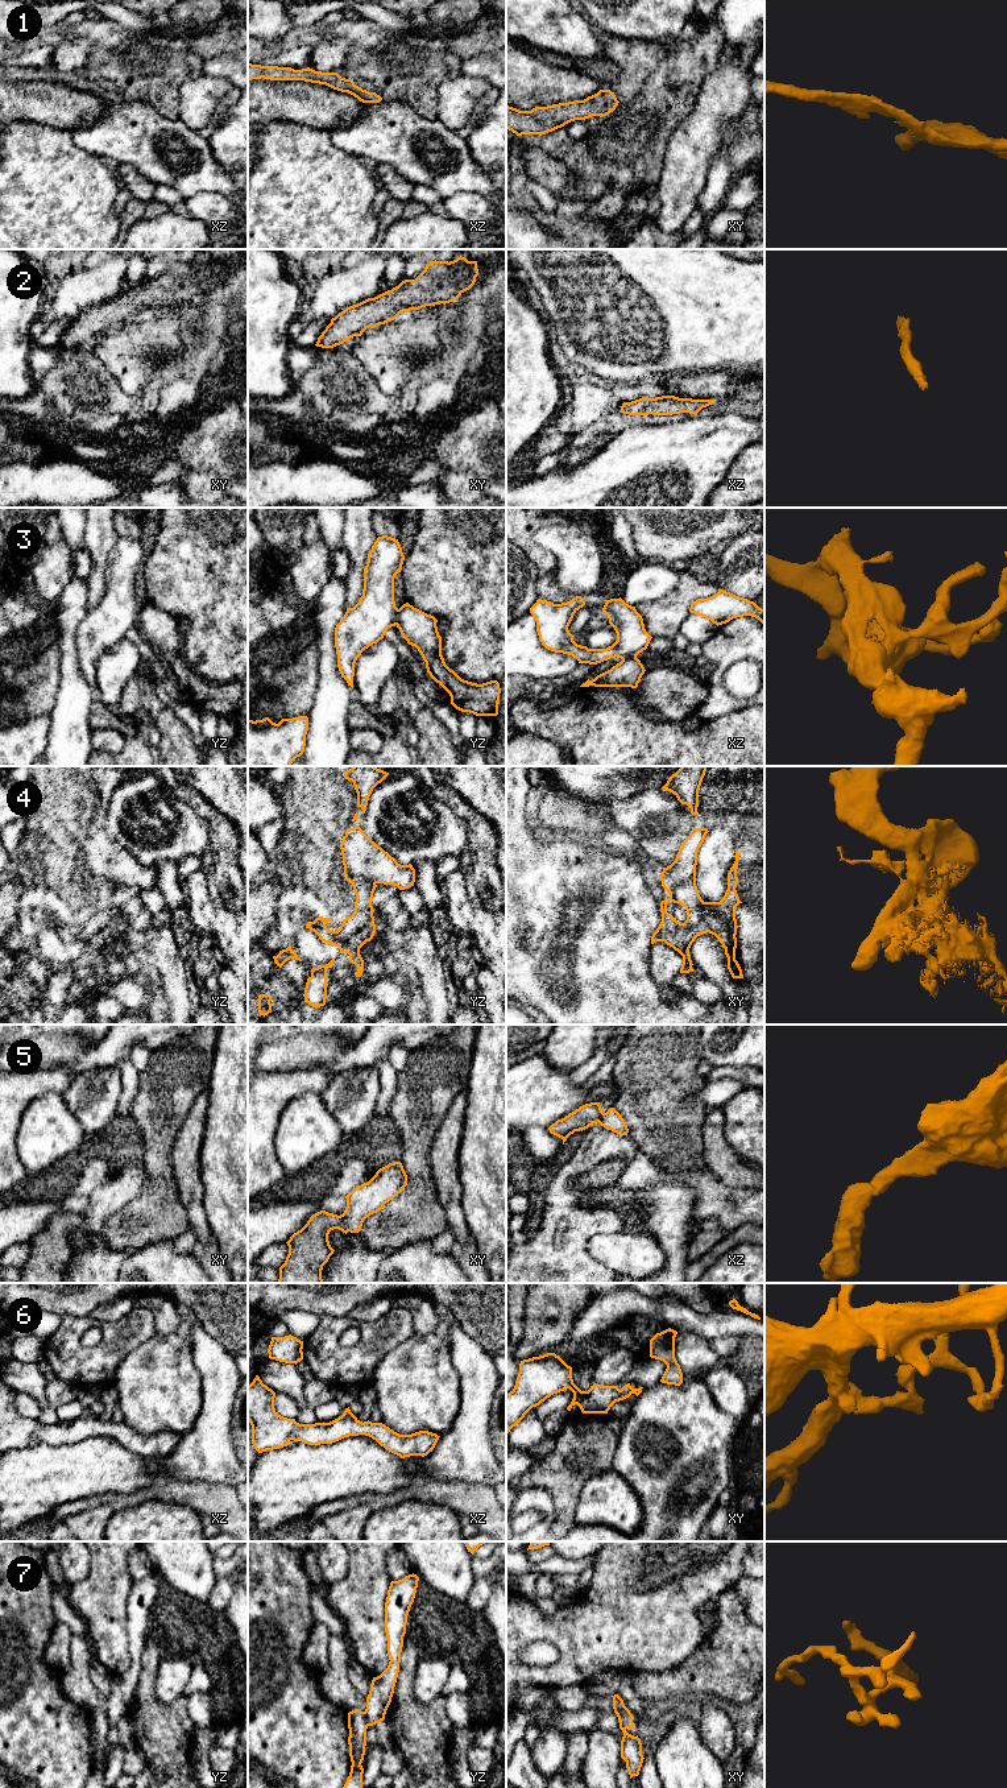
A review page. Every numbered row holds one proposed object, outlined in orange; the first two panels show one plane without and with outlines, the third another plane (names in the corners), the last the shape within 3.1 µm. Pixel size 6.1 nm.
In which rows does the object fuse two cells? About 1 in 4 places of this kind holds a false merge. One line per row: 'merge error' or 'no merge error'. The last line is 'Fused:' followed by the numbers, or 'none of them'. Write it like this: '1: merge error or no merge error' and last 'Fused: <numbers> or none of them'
1: no merge error
2: no merge error
3: merge error
4: no merge error
5: no merge error
6: no merge error
7: merge error
Fused: 3, 7

